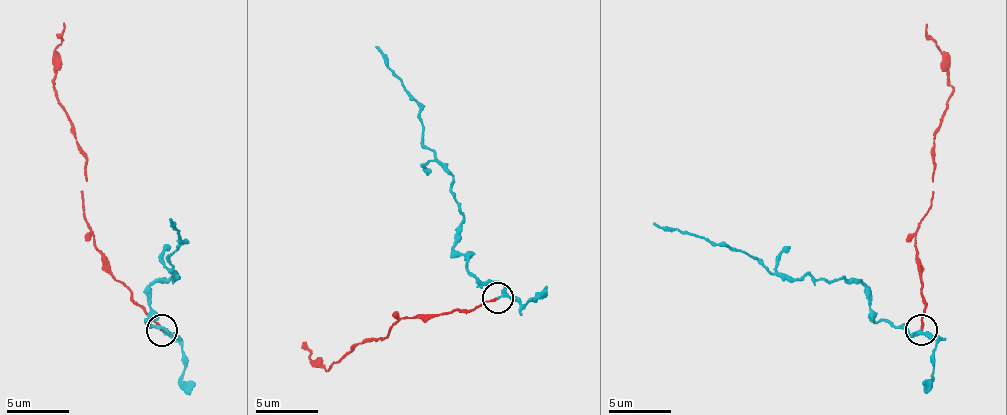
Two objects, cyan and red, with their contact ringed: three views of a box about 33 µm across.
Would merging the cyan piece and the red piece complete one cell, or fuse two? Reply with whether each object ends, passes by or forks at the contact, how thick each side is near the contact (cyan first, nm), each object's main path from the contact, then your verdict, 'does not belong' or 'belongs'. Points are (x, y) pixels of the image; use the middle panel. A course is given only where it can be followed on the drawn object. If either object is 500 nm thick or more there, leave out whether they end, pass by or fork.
cyan passes by; red ends; calibres 200 and 170 nm; course cyan (498, 299), (503, 286), (482, 283), (456, 255), (462, 211), (453, 174), (423, 142), (418, 102), (374, 46); course red (498, 299), (406, 318), (391, 325), (388, 338), (359, 342), (330, 368), (314, 366), (302, 341); does not belong

